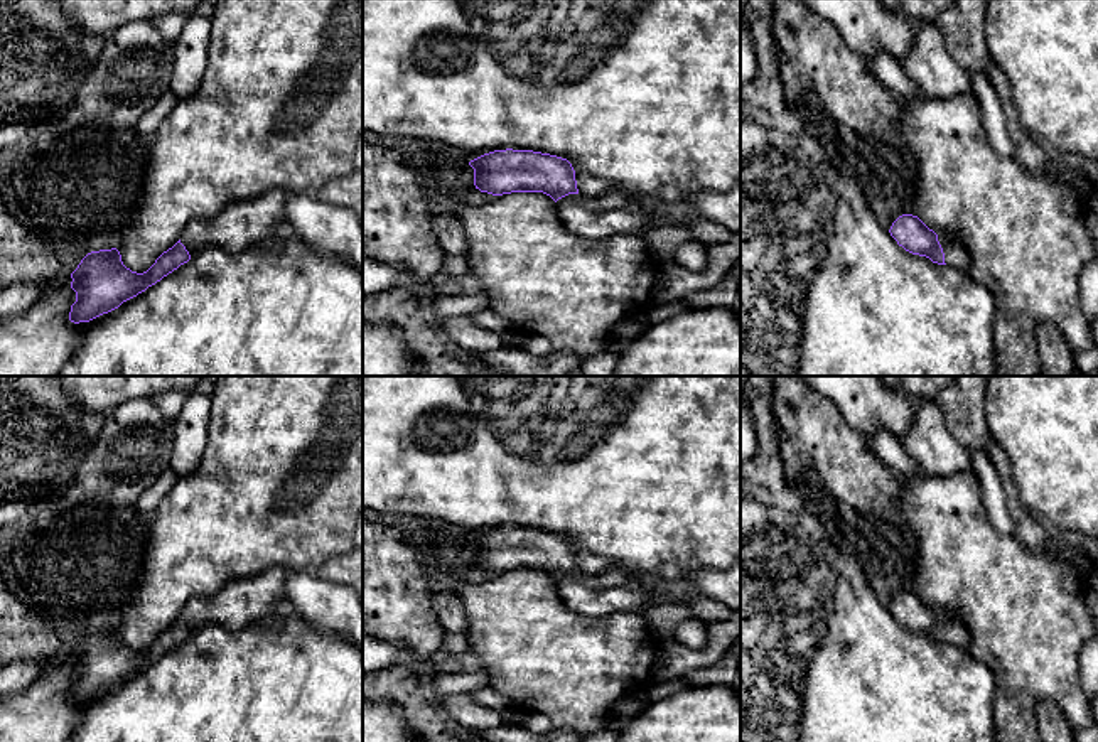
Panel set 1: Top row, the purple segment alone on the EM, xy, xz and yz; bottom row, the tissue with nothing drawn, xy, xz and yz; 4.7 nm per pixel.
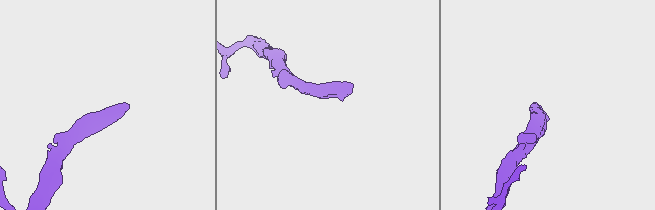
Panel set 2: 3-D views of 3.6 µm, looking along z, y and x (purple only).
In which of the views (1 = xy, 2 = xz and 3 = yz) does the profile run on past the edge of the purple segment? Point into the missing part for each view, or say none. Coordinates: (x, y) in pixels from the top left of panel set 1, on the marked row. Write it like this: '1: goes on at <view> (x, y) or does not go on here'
1: goes on at xy (243, 225)
2: goes on at xz (613, 213)
3: goes on at yz (955, 253)

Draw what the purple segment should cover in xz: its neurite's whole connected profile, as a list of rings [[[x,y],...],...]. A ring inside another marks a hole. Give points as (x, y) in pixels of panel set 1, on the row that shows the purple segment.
[[[494,150],[469,162],[474,169],[474,186],[481,192],[503,196],[511,192],[543,192],[557,202],[560,221],[575,234],[592,239],[609,238],[619,233],[643,234],[653,223],[653,216],[641,211],[638,199],[612,191],[595,197],[585,197],[577,189],[575,170],[567,159],[533,150]]]

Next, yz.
[[[899,216],[891,229],[891,236],[906,251],[929,258],[933,263],[948,265],[966,272],[970,256],[966,248],[946,233],[936,234],[918,216]]]

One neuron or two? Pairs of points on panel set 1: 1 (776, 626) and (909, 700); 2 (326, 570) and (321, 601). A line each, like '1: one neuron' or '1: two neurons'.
1: one neuron
2: two neurons

